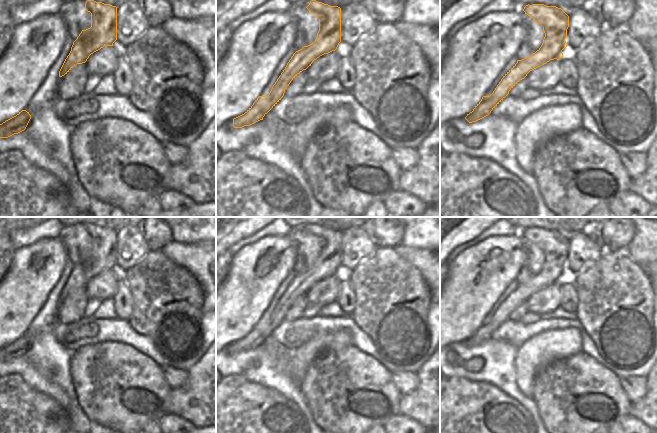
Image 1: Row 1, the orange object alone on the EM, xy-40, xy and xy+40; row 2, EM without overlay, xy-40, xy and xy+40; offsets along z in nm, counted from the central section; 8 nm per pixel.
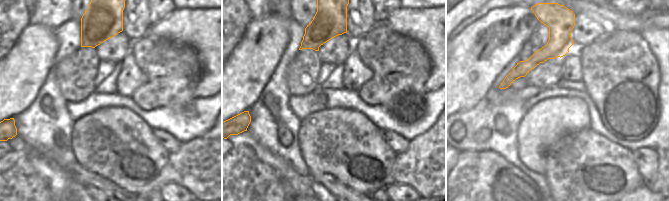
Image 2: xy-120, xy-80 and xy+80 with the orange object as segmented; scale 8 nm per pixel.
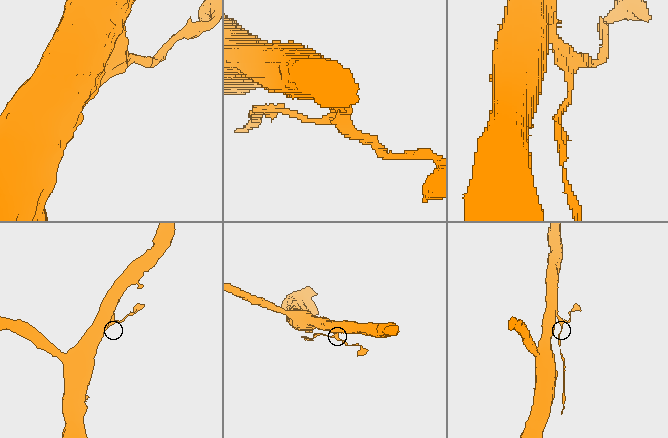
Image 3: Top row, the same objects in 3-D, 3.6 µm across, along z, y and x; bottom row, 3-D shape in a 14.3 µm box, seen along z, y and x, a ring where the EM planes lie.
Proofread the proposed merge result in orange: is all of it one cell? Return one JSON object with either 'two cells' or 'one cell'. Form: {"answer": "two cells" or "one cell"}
{"answer": "two cells"}

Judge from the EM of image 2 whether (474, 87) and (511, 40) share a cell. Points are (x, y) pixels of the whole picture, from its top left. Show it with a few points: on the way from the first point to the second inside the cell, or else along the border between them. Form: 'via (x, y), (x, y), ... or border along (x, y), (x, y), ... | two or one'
via (476, 75), (499, 52) | one

